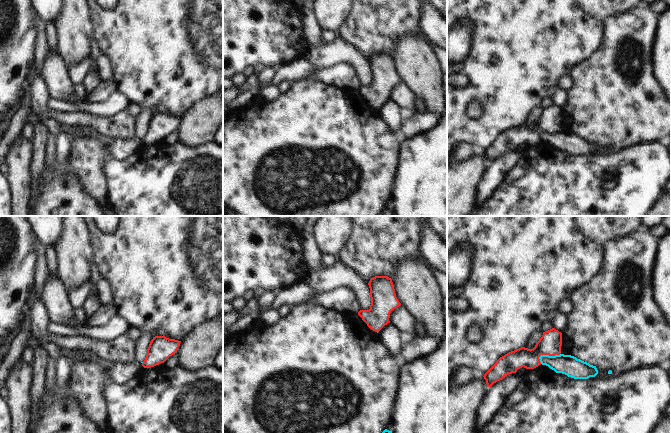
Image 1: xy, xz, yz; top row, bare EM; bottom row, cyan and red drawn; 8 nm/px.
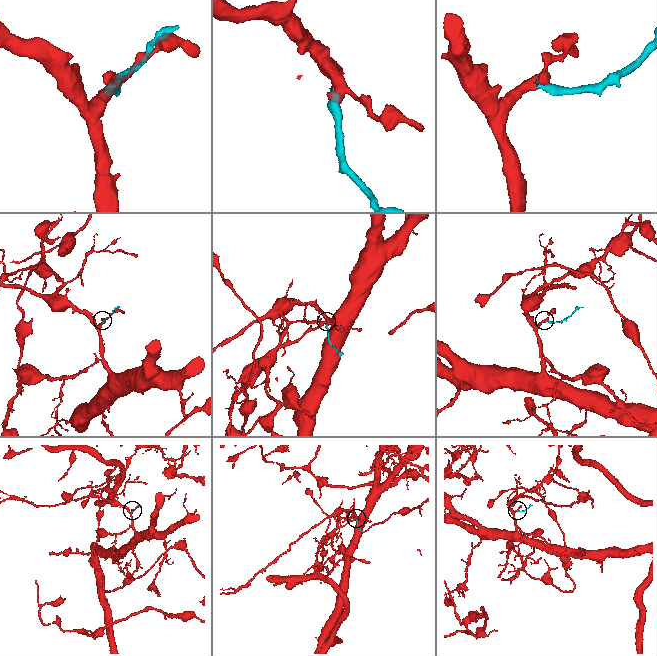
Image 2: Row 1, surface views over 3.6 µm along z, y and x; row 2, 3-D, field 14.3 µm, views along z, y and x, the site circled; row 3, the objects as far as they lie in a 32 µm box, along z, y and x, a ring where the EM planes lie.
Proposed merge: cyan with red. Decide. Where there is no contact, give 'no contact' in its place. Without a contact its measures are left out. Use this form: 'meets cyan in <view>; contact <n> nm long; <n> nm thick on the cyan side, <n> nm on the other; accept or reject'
meets cyan in yz; contact 190 nm long; 160 nm thick on the cyan side, 180 nm on the other; reject

